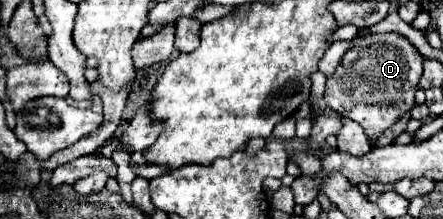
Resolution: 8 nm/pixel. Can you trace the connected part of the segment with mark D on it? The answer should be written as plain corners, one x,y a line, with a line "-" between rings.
387,32
357,38
355,46
343,56
335,74
327,80
325,102
345,118
357,120
369,136
369,142
373,142
413,108
423,62
425,58
421,58
419,50
403,34

